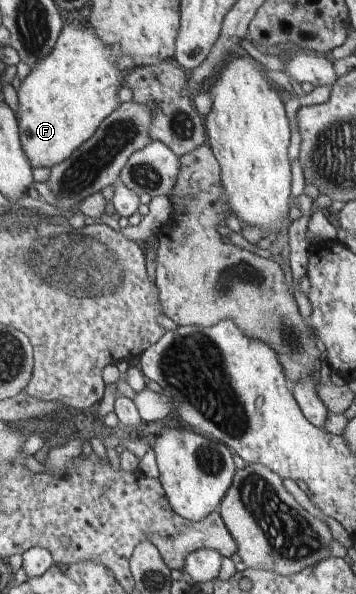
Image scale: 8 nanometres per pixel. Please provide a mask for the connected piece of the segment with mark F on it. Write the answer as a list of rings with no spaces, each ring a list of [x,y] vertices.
[[[70,23],[60,32],[59,41],[47,58],[37,63],[21,82],[18,90],[19,108],[16,119],[20,120],[22,148],[33,168],[47,167],[69,160],[76,148],[93,138],[97,127],[119,107],[117,90],[123,82],[123,74],[116,64],[112,50],[94,32],[93,27],[73,28]]]

